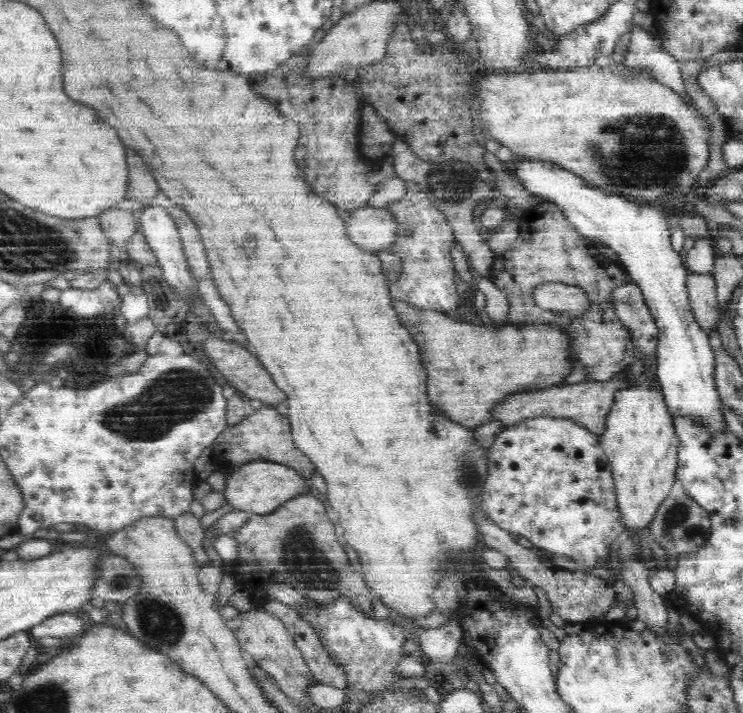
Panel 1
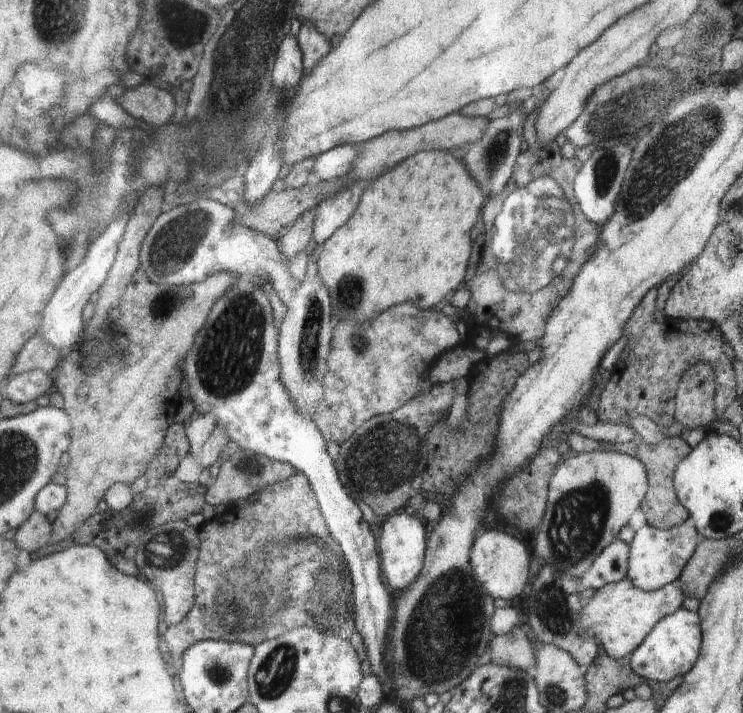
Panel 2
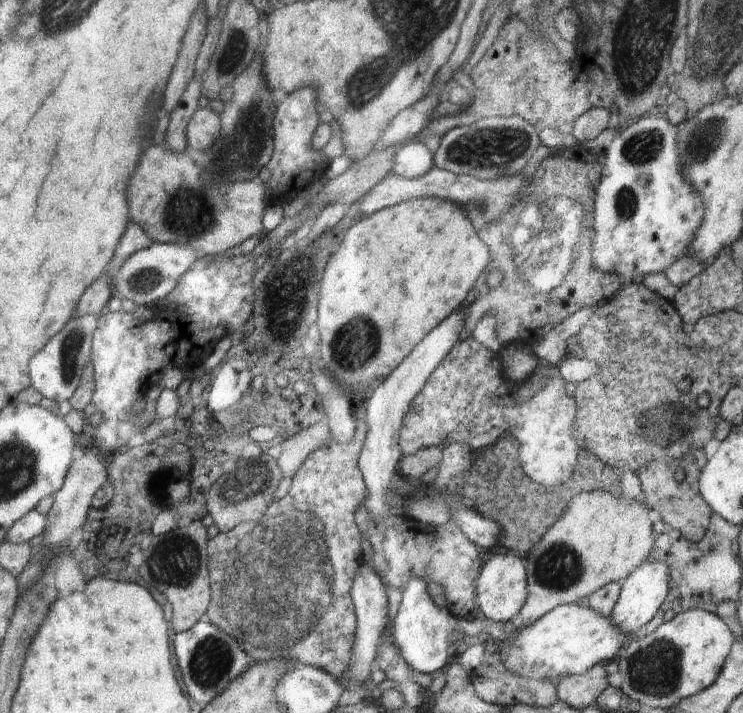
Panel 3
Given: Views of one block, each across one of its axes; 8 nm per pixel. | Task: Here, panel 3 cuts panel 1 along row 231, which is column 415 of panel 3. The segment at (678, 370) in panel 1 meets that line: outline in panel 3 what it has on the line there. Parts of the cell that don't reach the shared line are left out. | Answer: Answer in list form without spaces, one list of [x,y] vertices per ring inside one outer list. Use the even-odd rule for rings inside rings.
[[[412,578],[406,586],[400,588],[402,601],[398,613],[391,625],[392,638],[400,652],[408,661],[413,671],[432,674],[436,670],[442,671],[442,666],[448,660],[448,646],[450,646],[450,632],[456,626],[456,618],[450,614],[448,607],[439,608],[426,590],[426,584],[418,578]]]

